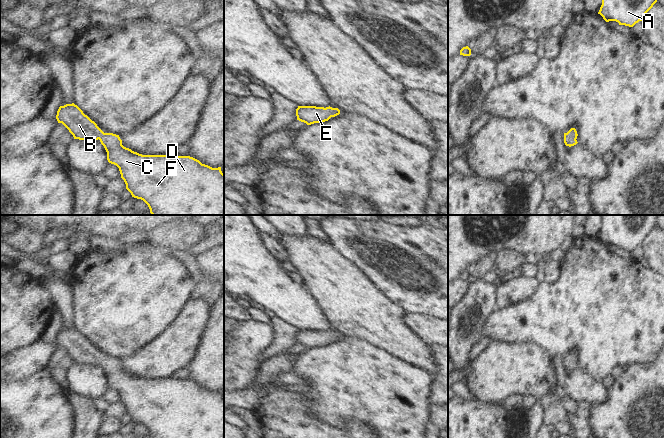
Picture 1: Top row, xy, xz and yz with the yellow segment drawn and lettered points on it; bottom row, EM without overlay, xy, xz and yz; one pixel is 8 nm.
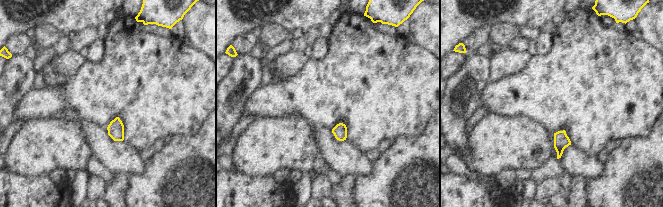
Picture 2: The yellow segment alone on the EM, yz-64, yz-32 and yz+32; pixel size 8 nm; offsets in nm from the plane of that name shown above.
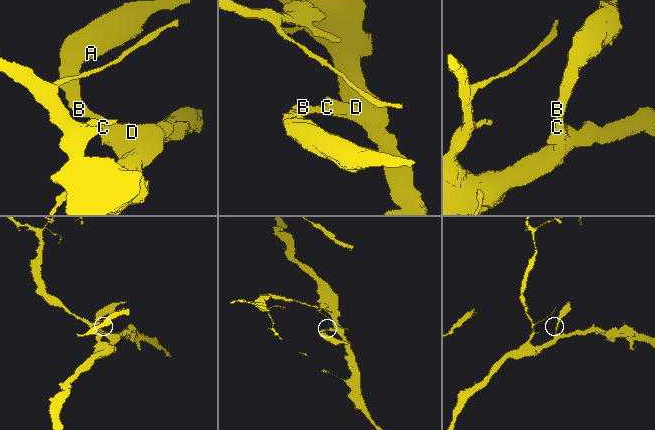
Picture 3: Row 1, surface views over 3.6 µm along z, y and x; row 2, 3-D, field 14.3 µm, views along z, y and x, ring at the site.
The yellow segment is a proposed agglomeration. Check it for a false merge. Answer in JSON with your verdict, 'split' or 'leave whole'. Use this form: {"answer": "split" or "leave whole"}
{"answer": "leave whole"}

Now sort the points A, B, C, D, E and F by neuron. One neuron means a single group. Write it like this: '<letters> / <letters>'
A B C D E F

